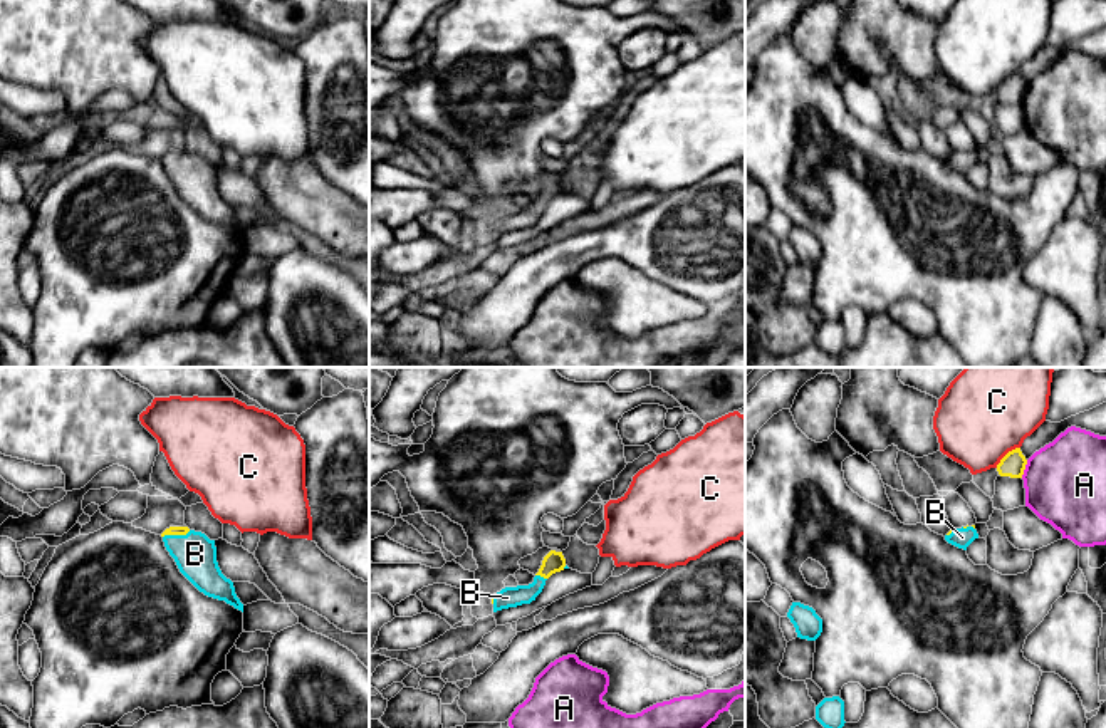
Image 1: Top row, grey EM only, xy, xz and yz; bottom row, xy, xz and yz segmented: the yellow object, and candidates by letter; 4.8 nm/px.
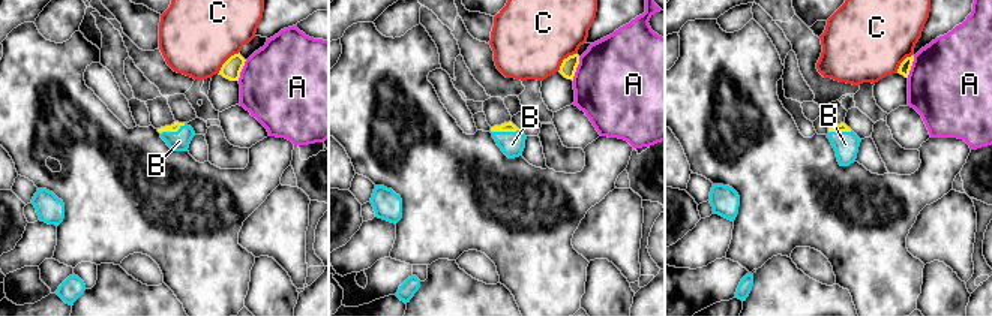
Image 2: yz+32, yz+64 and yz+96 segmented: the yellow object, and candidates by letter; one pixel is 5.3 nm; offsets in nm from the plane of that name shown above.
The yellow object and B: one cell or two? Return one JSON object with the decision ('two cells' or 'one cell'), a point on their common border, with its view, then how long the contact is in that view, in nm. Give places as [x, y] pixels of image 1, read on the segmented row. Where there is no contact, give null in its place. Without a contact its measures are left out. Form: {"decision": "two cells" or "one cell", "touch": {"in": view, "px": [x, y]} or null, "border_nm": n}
{"decision": "one cell", "touch": {"in": "xy", "px": [177, 534]}, "border_nm": 140}

